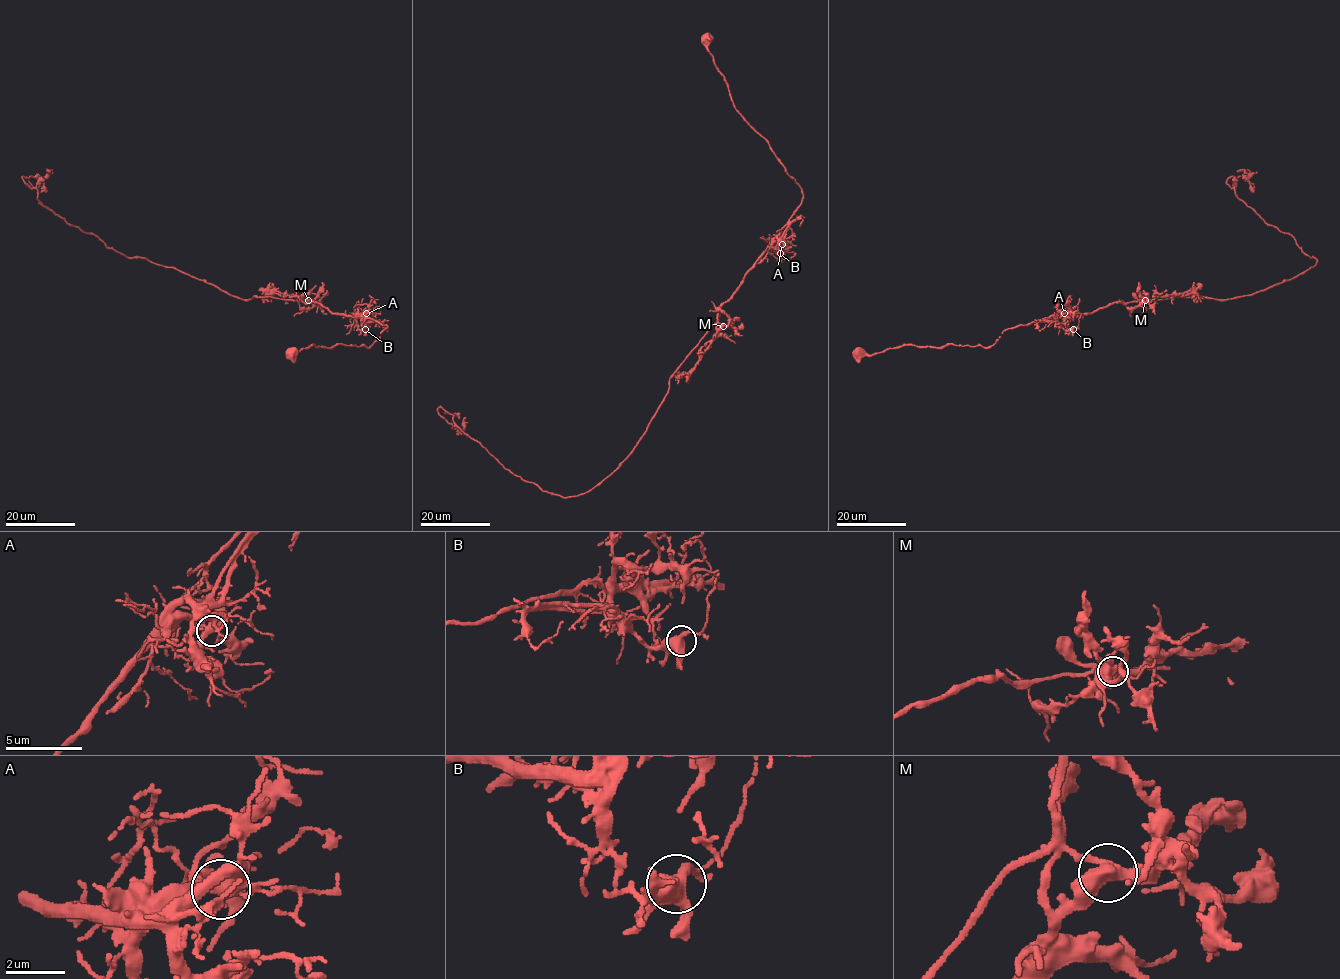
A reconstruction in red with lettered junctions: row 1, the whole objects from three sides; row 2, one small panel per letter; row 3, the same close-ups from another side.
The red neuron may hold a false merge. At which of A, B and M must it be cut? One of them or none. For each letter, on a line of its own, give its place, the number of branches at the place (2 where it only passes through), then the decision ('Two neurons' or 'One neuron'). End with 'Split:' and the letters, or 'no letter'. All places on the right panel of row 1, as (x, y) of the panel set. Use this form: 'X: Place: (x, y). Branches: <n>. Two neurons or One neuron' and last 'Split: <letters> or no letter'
A: Place: (1064, 313). Branches: 3. One neuron
B: Place: (1073, 329). Branches: 3. One neuron
M: Place: (1145, 300). Branches: 3. Two neurons
Split: M

